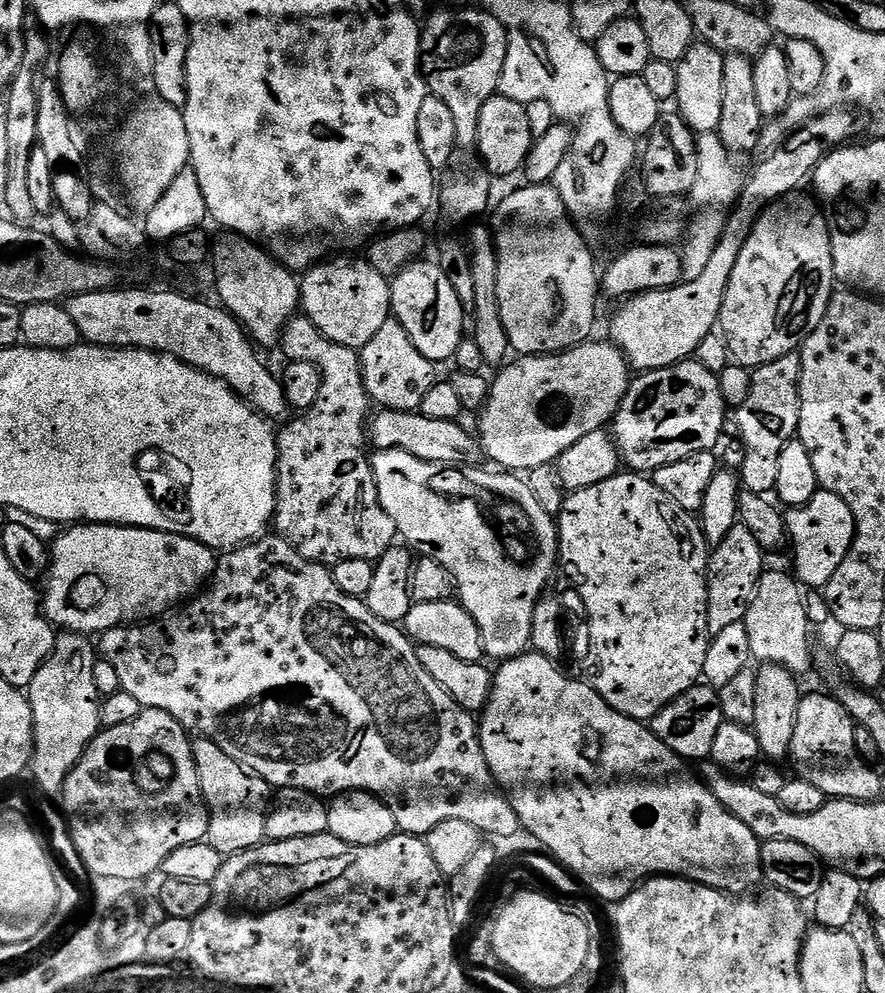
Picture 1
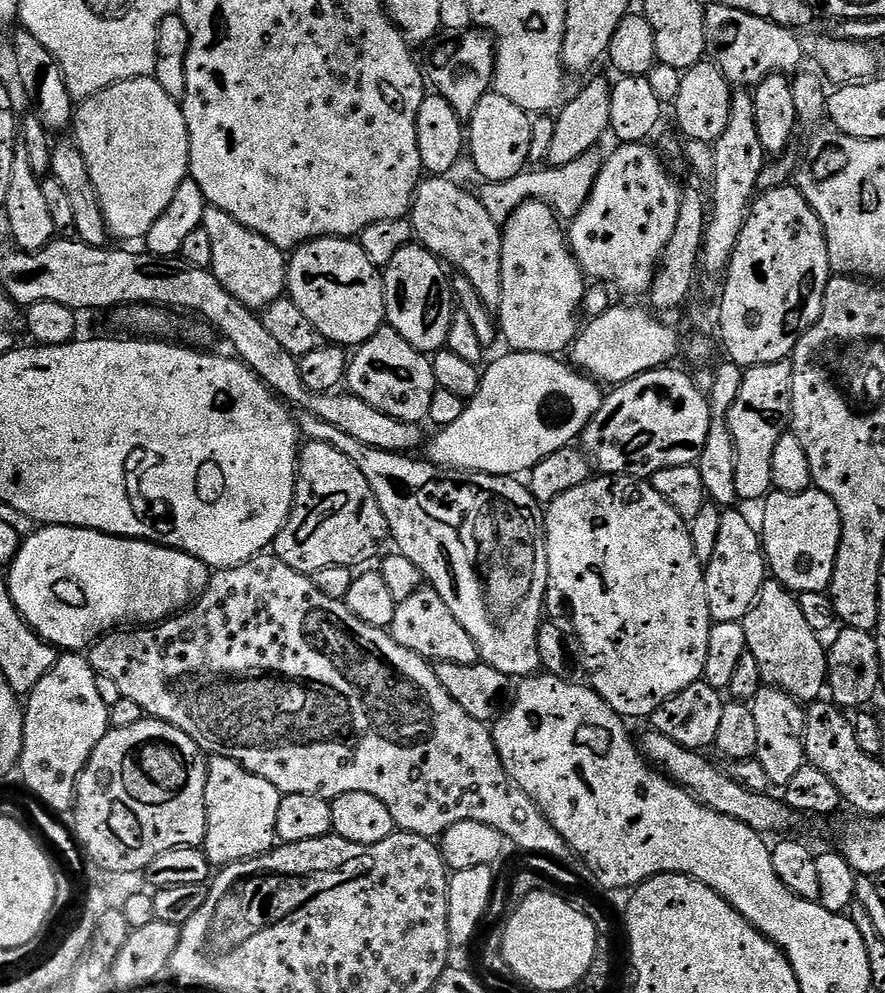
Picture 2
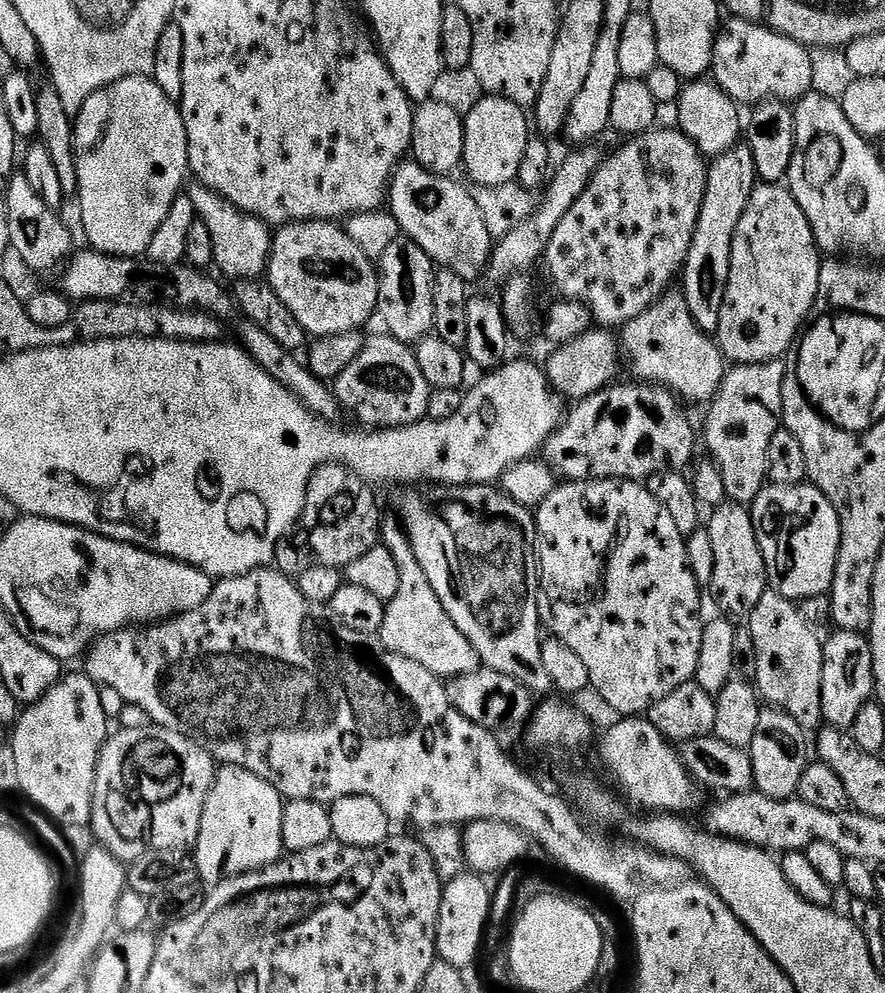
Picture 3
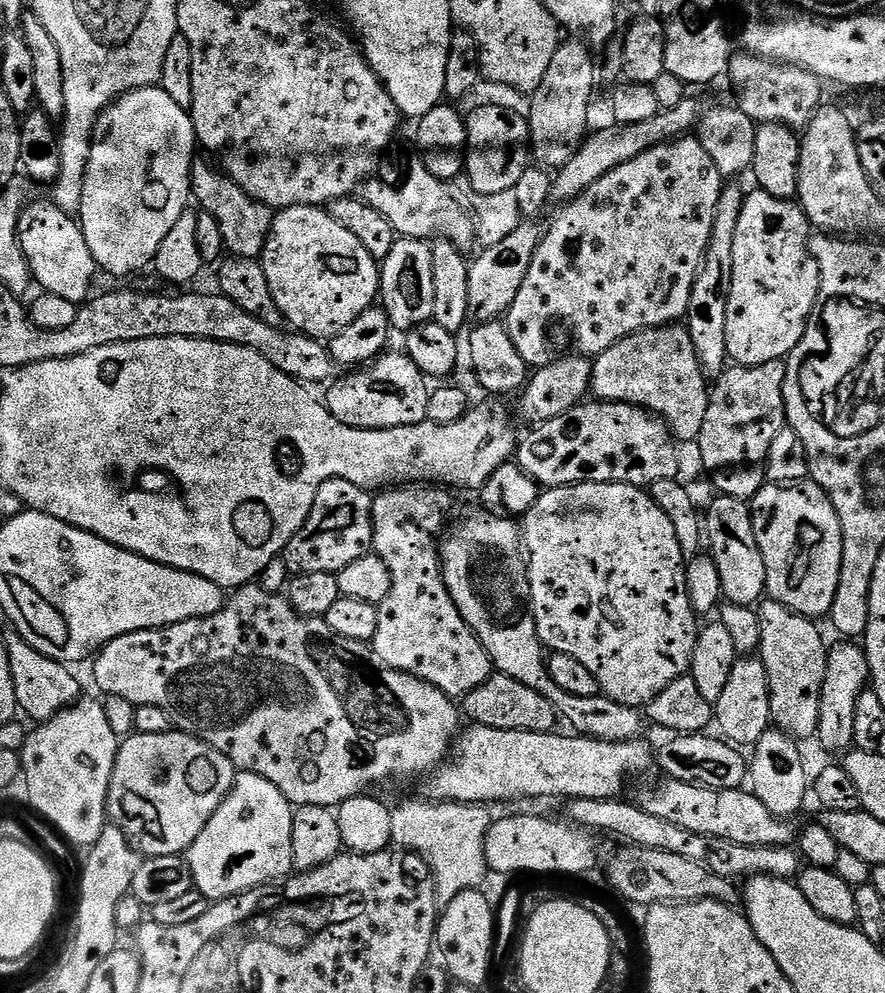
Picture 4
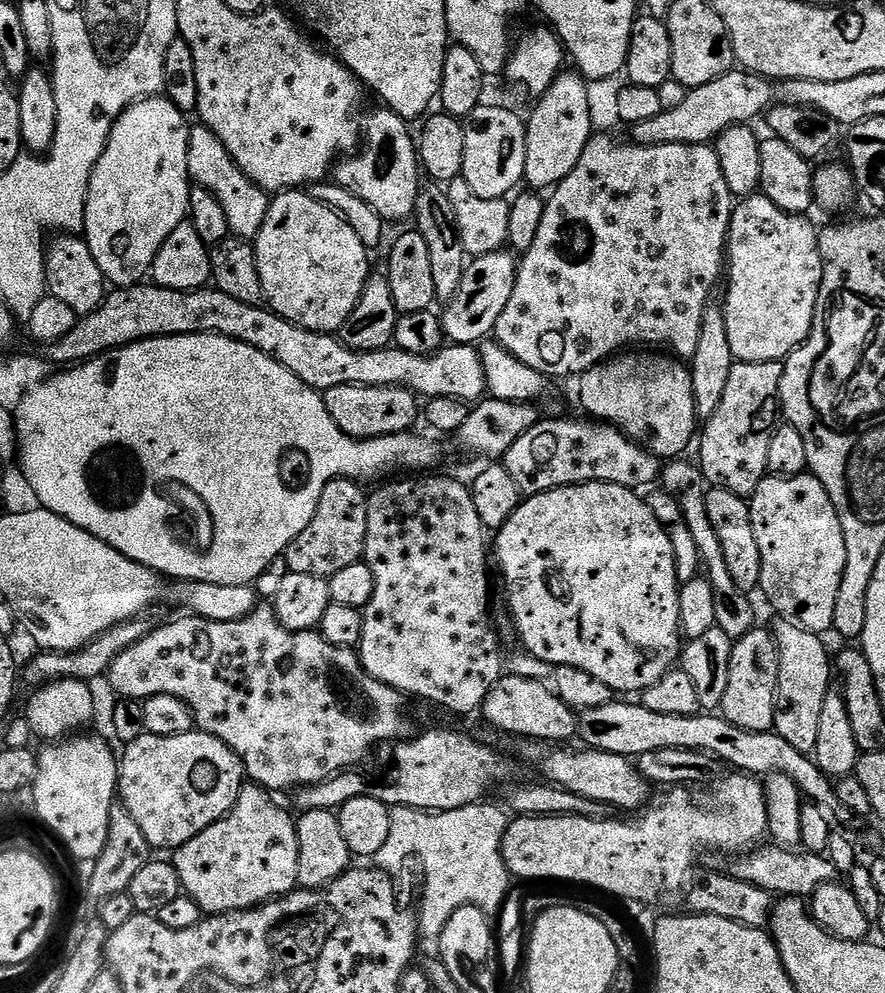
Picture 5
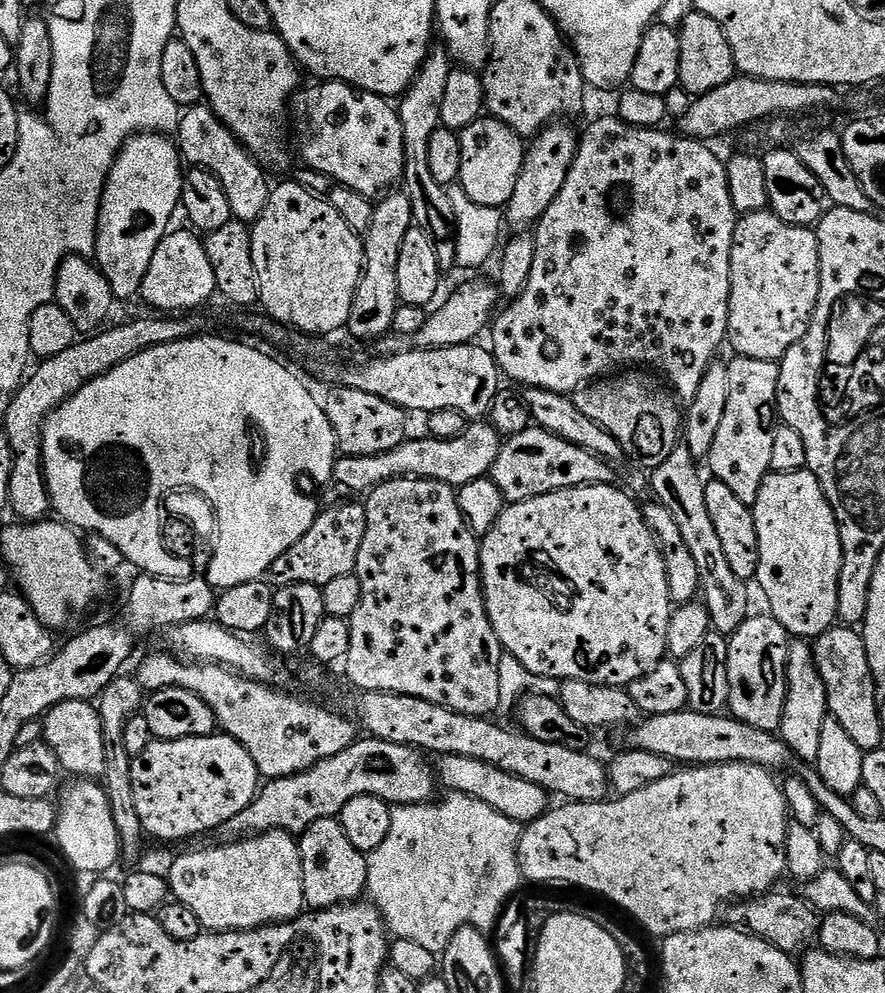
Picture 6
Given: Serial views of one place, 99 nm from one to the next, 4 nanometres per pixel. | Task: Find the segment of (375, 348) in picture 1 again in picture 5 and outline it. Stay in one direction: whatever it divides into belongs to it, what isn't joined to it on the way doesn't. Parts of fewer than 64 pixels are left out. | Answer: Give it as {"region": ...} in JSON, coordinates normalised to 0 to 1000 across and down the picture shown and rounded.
{"region":[[[392,387],[377,389],[365,396],[365,401],[368,413],[373,413],[373,421],[377,421],[383,431],[402,443],[460,435],[467,430],[466,426],[472,423],[472,400],[461,391]]]}

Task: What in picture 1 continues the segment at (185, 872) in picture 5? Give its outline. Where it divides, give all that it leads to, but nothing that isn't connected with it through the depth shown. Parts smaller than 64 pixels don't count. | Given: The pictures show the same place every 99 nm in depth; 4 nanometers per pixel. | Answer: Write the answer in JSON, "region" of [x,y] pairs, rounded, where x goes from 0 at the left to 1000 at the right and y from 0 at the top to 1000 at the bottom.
{"region":[[[218,744],[217,758],[224,775],[226,799],[231,801],[231,810],[235,813],[233,849],[242,852],[242,856],[246,856],[254,864],[299,849],[298,833],[305,813],[305,791],[295,781],[281,777],[268,765],[260,763],[260,759],[255,759],[255,755],[240,745]]]}

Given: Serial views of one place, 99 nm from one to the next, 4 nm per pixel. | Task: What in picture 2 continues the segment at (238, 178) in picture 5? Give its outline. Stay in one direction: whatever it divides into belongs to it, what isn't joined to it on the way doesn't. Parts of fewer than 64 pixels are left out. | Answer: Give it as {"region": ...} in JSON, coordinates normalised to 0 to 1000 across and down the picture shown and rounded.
{"region":[[[238,207],[231,210],[231,225],[234,238],[240,245],[242,264],[238,274],[251,288],[255,288],[255,293],[264,296],[273,308],[286,312],[297,312],[310,303],[318,301],[322,297],[325,285],[325,262],[322,251],[310,248],[296,236],[287,236],[269,220],[260,220],[255,211],[246,211]]]}

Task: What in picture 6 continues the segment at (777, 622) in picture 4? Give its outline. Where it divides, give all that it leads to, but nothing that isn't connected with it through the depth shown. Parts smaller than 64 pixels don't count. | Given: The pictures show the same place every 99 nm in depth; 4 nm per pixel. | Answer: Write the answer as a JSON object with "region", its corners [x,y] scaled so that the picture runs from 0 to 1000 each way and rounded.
{"region":[[[899,642],[890,651],[890,694],[888,711],[884,715],[880,742],[893,751],[901,766],[910,765],[913,771],[921,770],[924,763],[924,746],[929,743],[929,727],[937,721],[933,707],[933,691],[929,691],[929,679],[924,679],[919,650],[912,644]]]}

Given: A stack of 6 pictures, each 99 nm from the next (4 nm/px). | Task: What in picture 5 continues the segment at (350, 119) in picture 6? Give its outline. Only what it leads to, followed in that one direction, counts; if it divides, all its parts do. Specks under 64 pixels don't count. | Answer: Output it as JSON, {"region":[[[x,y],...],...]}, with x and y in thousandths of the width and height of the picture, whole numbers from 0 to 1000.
{"region":[[[433,112],[423,114],[420,122],[414,125],[414,148],[410,152],[385,160],[379,166],[377,177],[388,189],[401,193],[409,203],[423,207],[425,215],[435,223],[443,224],[443,221],[456,222],[460,218],[462,221],[469,215],[470,200],[477,188],[477,166],[468,133],[461,130],[464,129],[462,122],[455,121],[449,113]]]}

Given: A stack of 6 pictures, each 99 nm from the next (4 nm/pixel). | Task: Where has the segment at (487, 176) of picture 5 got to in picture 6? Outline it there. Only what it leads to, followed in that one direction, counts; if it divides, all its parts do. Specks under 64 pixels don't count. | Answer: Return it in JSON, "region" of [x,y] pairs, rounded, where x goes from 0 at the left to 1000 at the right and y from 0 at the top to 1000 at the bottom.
{"region":[[[544,119],[519,134],[522,171],[518,184],[540,207],[568,210],[579,201],[585,175],[592,166],[593,142],[576,127],[559,119]]]}

